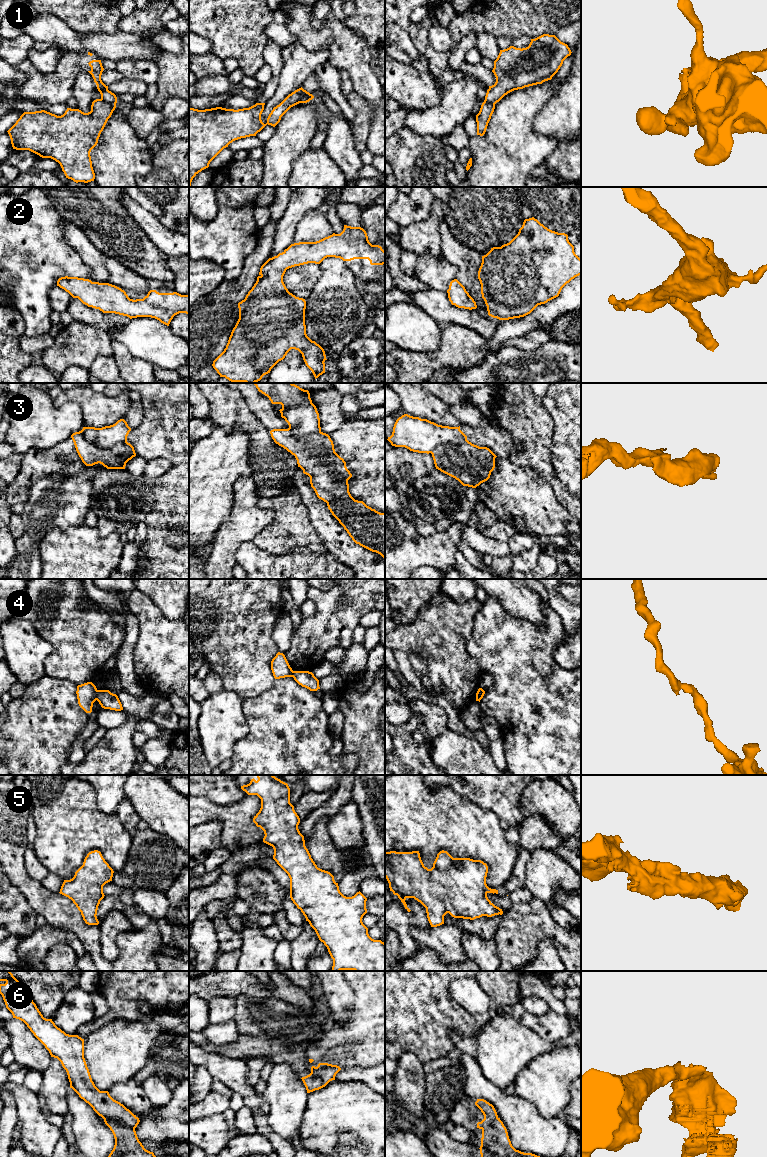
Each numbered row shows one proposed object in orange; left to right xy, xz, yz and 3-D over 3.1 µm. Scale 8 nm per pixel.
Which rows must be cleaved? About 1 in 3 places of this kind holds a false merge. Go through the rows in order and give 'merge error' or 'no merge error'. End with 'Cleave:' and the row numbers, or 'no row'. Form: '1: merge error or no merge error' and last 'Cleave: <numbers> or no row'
1: merge error
2: no merge error
3: merge error
4: merge error
5: no merge error
6: merge error
Cleave: 1, 3, 4, 6

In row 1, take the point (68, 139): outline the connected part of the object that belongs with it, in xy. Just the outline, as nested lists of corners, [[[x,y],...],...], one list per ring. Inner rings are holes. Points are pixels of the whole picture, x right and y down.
[[[96,99],[88,113],[71,108],[67,108],[61,116],[45,110],[24,112],[7,132],[13,149],[29,150],[42,158],[51,158],[60,164],[66,178],[76,183],[88,183],[95,179],[90,152],[97,145],[100,134],[115,108],[116,105]]]

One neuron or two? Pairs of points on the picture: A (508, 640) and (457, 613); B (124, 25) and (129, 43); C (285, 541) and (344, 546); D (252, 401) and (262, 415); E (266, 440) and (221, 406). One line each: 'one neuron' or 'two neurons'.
A: two neurons
B: two neurons
C: two neurons
D: one neuron
E: one neuron

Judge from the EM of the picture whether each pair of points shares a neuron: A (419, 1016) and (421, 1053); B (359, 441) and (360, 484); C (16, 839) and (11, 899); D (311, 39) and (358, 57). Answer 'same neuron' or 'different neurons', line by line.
A: same neuron
B: same neuron
C: different neurons
D: same neuron

